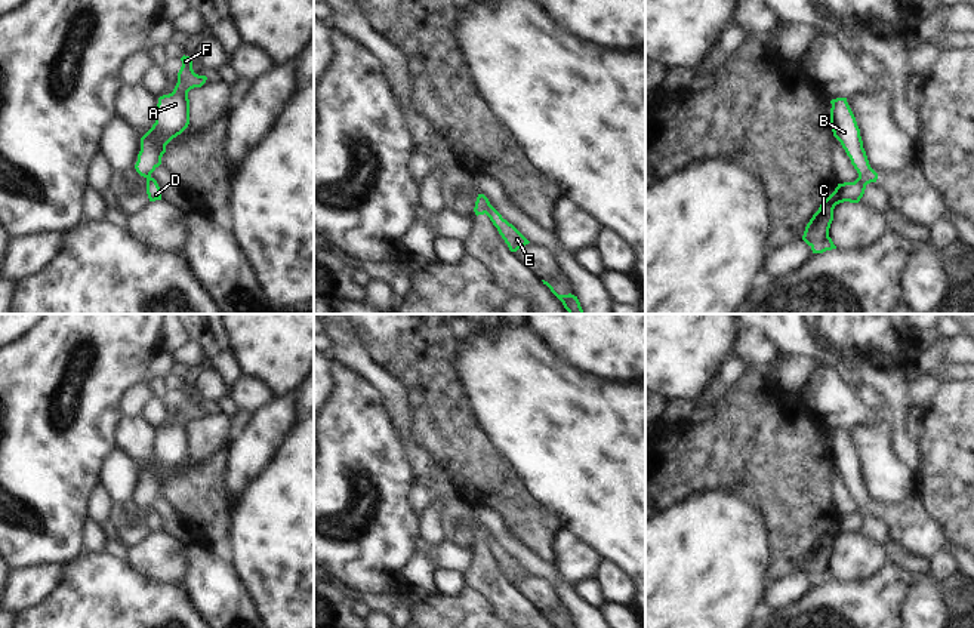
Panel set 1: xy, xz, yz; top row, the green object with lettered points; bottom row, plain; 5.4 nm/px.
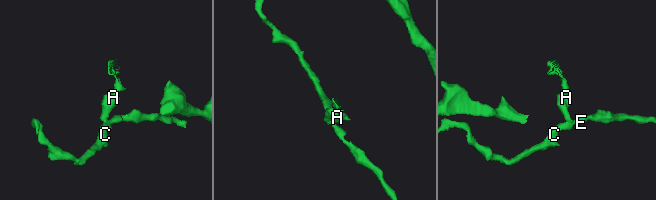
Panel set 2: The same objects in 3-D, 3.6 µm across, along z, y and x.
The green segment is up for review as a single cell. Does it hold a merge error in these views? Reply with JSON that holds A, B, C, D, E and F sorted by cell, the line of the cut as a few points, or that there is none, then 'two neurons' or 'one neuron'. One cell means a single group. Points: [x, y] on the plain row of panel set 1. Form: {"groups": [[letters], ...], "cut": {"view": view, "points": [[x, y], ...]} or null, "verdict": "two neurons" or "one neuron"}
{"groups": [["A", "B", "F"], ["C", "D", "E"]], "cut": {"view": "xz", "points": [[478, 526], [486, 544]]}, "verdict": "two neurons"}

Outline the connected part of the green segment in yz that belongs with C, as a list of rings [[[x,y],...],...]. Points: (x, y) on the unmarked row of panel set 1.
[[[862,510],[854,514],[838,515],[835,523],[820,536],[805,558],[802,572],[811,579],[813,585],[823,585],[836,581],[829,569],[829,560],[833,552],[833,541],[836,536],[850,533],[859,535],[864,526],[866,517],[870,515]]]

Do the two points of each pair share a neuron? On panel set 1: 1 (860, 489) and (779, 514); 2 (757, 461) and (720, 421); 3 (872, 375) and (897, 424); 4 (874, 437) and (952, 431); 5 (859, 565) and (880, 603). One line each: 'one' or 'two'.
1: two
2: one
3: one
4: two
5: two

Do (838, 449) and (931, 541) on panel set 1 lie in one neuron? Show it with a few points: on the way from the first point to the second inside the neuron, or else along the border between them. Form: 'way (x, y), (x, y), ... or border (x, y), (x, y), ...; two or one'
way (853, 479), (860, 495), (875, 510), (902, 519); one

